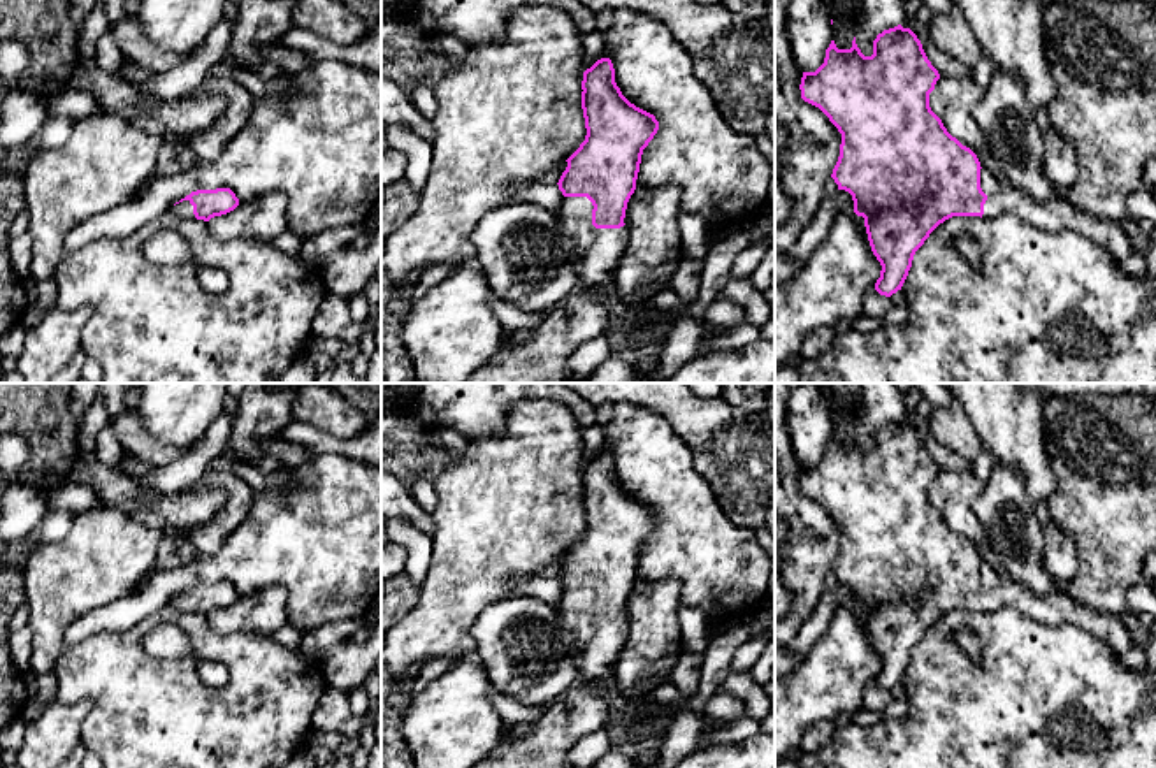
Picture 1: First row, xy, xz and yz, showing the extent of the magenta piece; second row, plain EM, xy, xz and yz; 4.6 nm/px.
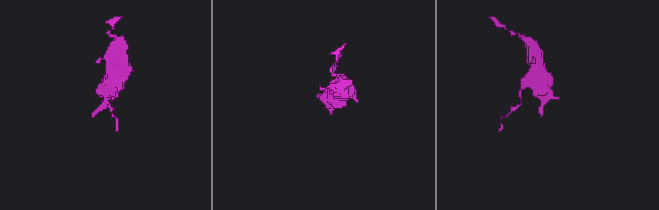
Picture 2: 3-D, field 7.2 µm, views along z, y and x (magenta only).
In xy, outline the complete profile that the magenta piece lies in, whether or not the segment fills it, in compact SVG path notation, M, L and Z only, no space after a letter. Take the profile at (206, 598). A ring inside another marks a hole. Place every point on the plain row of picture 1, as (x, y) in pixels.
M230 582L197 583L176 596L170 606L179 612L197 612L209 615L227 608L239 599L239 592Z

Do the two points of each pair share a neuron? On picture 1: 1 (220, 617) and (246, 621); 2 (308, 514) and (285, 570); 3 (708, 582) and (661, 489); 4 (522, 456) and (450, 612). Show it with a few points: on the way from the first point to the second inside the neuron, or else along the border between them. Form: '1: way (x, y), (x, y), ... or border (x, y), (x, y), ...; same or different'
1: way (227, 619), (239, 619); same
2: way (308, 528), (308, 535), (287, 556); same
3: way (708, 559), (694, 542), (691, 519), (684, 512); same
4: way (519, 494), (491, 526), (466, 573); same

